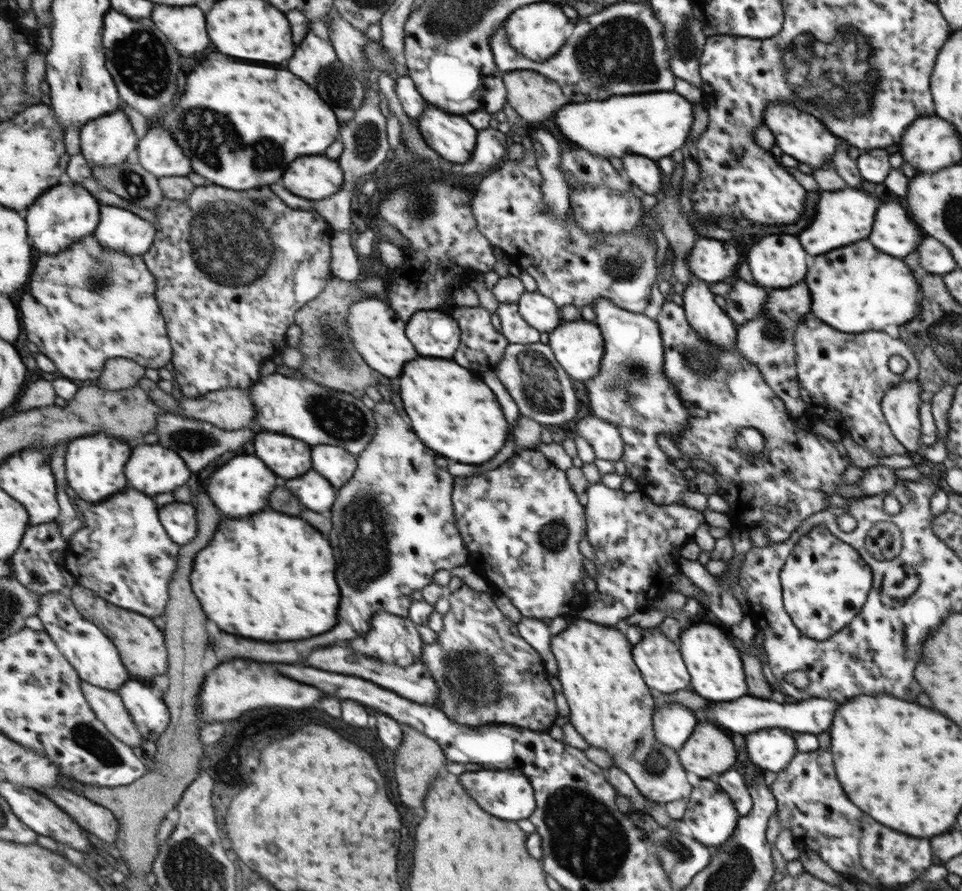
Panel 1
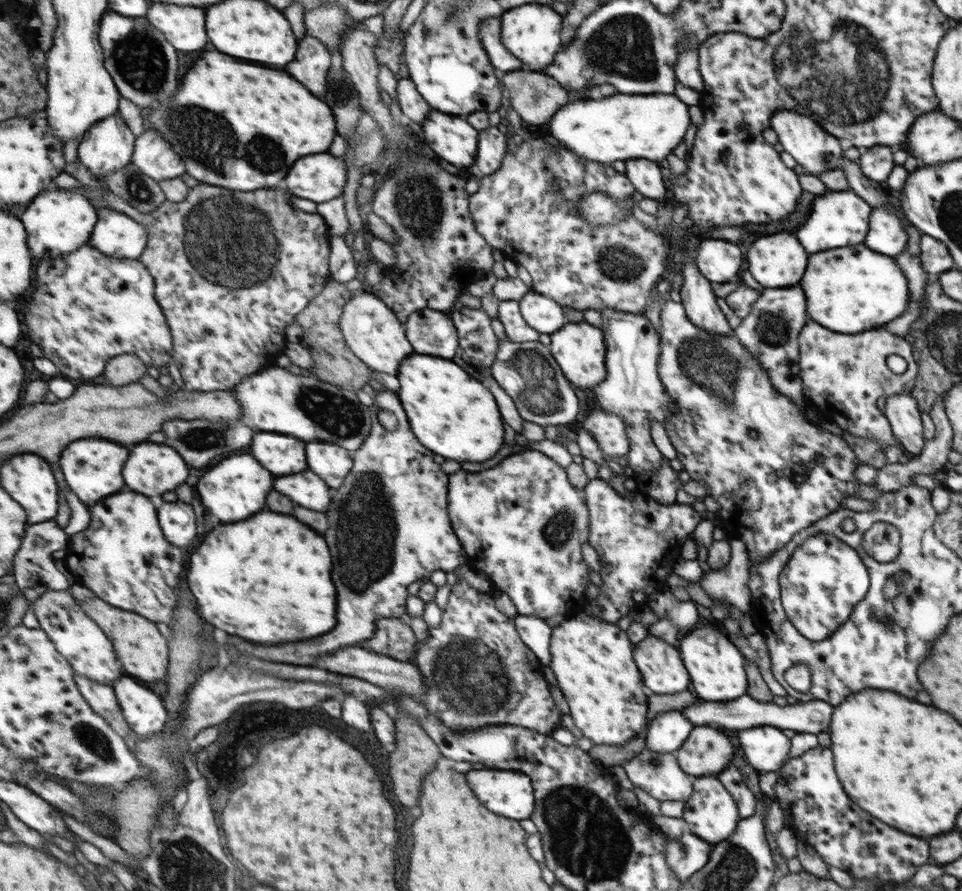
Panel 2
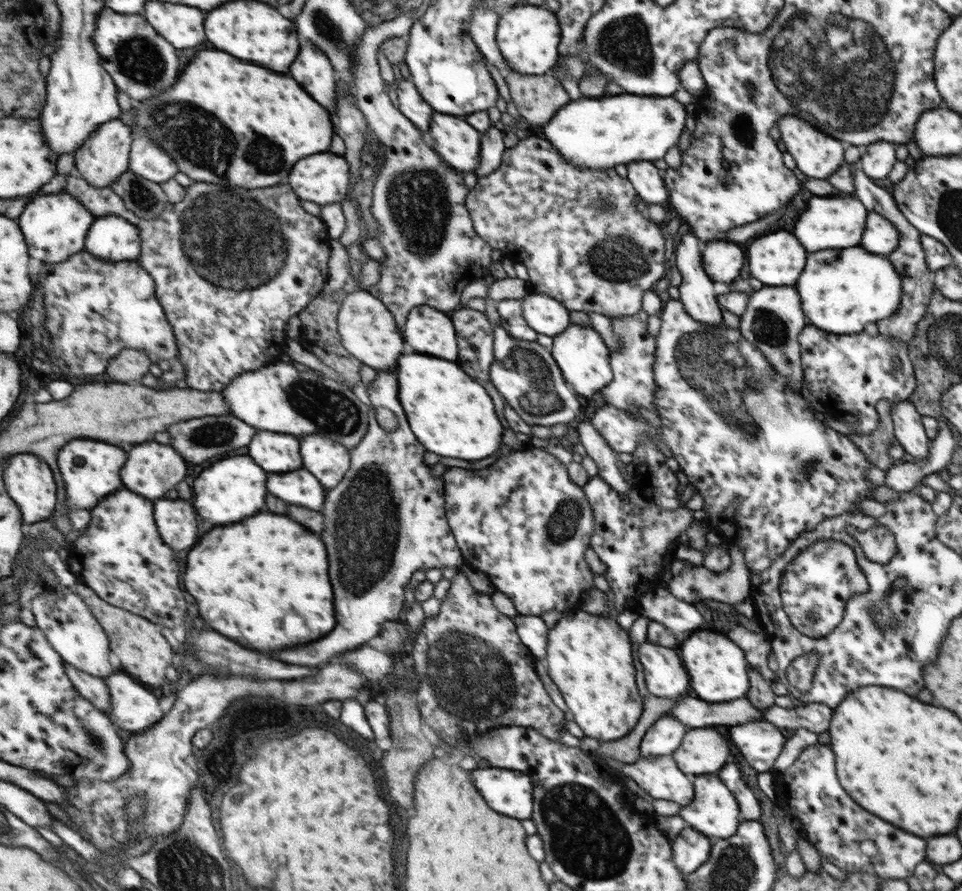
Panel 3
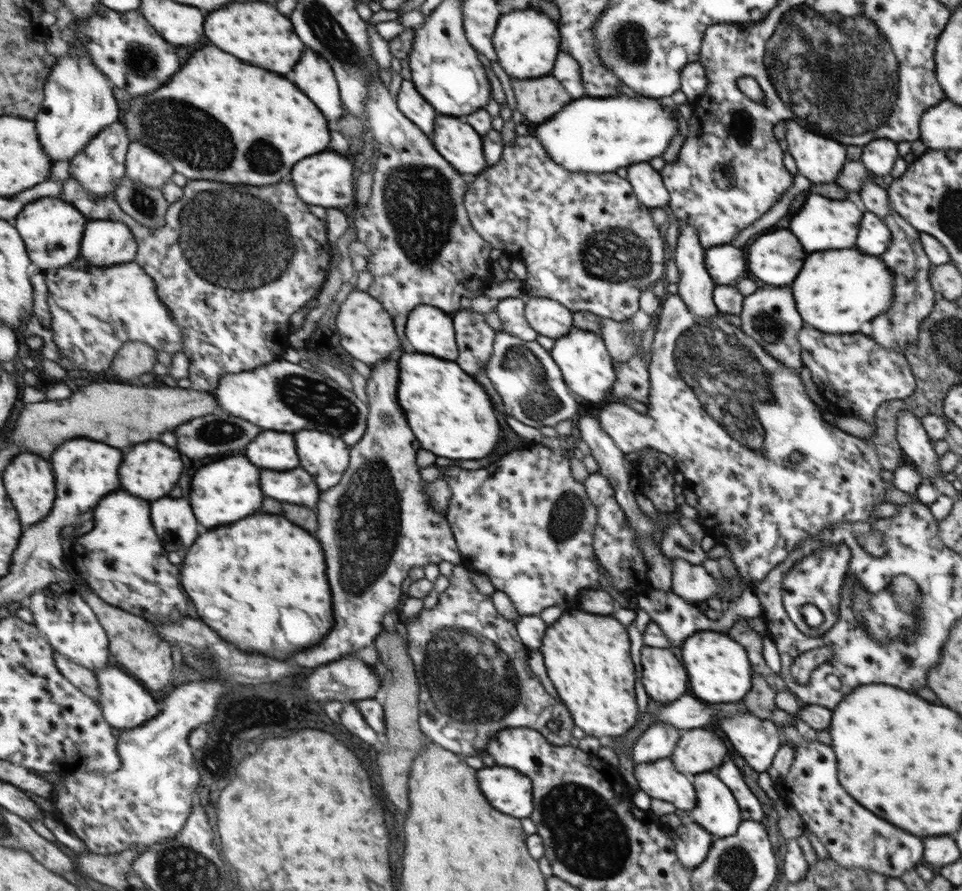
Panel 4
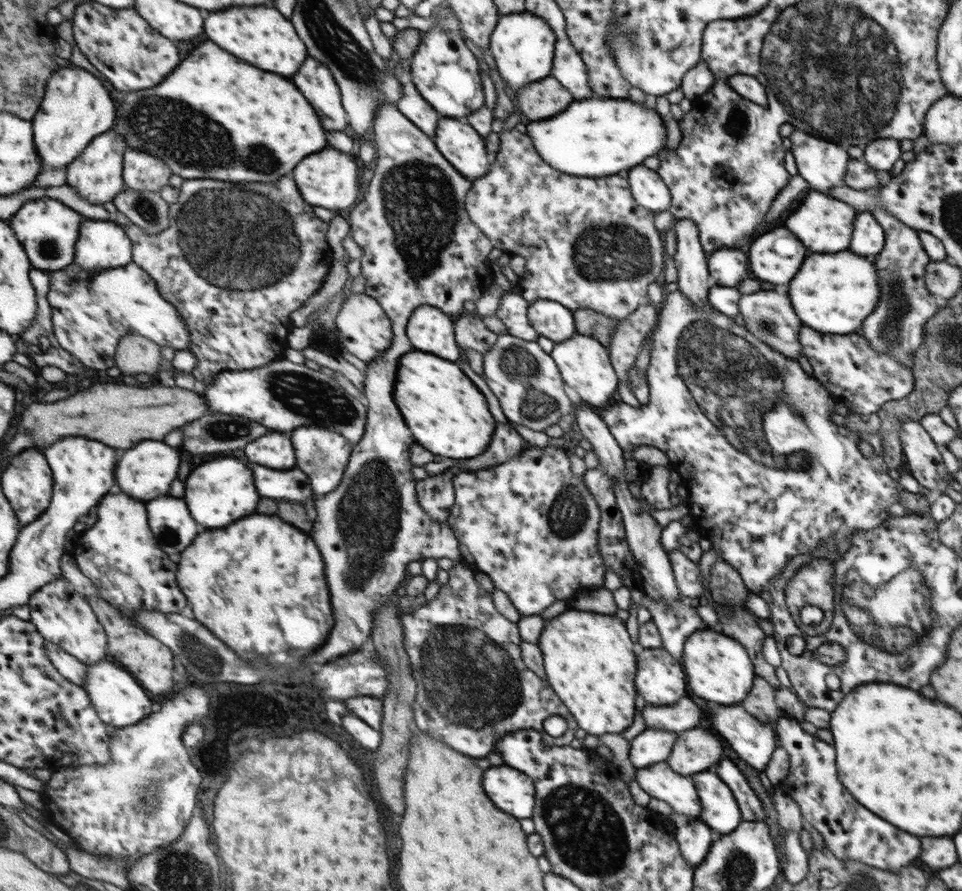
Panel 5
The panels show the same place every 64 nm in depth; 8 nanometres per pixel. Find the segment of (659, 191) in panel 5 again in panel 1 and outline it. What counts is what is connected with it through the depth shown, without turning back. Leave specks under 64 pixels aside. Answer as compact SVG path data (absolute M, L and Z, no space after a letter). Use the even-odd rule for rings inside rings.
M625 154L623 158L623 176L635 184L637 188L641 188L645 194L653 194L659 198L661 194L661 170L659 166L655 166L655 160L649 160L645 156L637 156L637 154Z

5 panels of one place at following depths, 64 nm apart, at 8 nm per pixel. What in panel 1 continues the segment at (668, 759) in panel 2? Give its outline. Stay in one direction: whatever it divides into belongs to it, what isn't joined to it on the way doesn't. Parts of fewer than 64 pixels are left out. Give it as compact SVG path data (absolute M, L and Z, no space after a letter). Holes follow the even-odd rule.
M571 618L571 624L561 632L551 636L551 652L557 660L557 680L561 682L563 696L569 704L569 724L583 736L583 740L589 744L589 748L599 748L607 754L611 754L611 762L621 772L627 772L627 776L633 780L633 786L637 790L653 800L653 802L677 802L681 798L689 798L693 788L687 782L687 772L681 766L677 752L667 748L665 754L659 750L659 742L655 738L655 726L651 726L651 714L653 714L653 698L649 696L649 688L643 684L639 670L635 668L635 660L631 660L631 644L625 640L625 636L611 626L595 624L583 618Z

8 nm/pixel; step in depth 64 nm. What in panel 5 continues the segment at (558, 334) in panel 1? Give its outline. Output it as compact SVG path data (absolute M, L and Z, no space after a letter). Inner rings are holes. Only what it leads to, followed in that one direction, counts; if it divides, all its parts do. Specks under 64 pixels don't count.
M573 334L569 340L553 344L551 356L553 356L557 368L561 368L561 376L565 380L565 384L571 386L571 392L583 404L589 404L589 408L611 404L611 396L615 392L617 378L613 374L613 368L609 366L609 358L607 358L605 348L595 338Z

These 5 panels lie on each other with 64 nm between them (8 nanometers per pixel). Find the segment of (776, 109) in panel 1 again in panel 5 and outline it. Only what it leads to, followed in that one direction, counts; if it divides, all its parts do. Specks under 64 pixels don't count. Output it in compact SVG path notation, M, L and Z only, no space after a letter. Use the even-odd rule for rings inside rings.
M799 128L791 132L789 140L789 150L797 164L795 174L809 182L809 190L827 194L831 188L841 188L845 184L843 178L847 174L847 164L851 162L847 150Z

